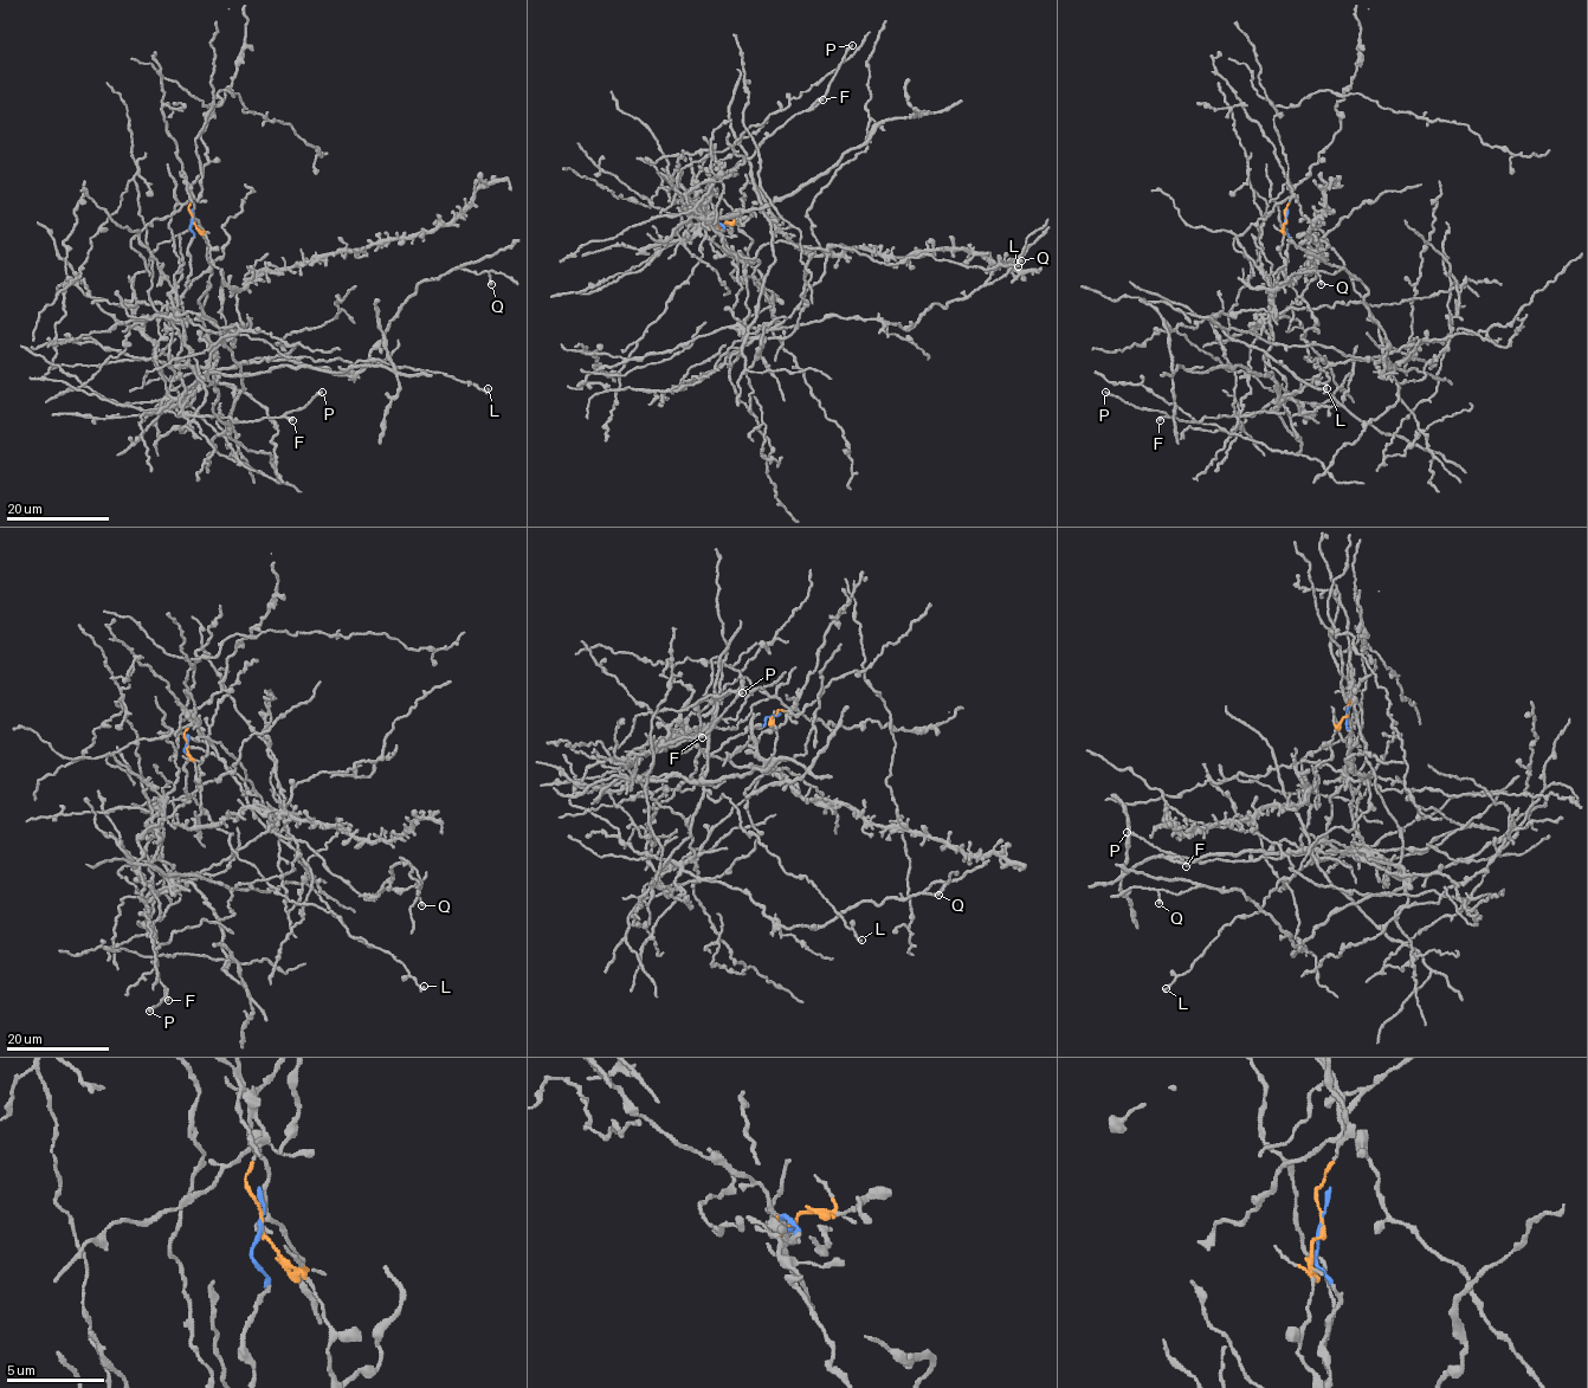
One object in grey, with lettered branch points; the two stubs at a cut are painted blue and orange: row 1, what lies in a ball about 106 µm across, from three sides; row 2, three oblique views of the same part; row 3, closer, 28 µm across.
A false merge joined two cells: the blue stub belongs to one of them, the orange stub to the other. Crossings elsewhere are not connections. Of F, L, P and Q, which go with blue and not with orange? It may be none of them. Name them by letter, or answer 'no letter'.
L

